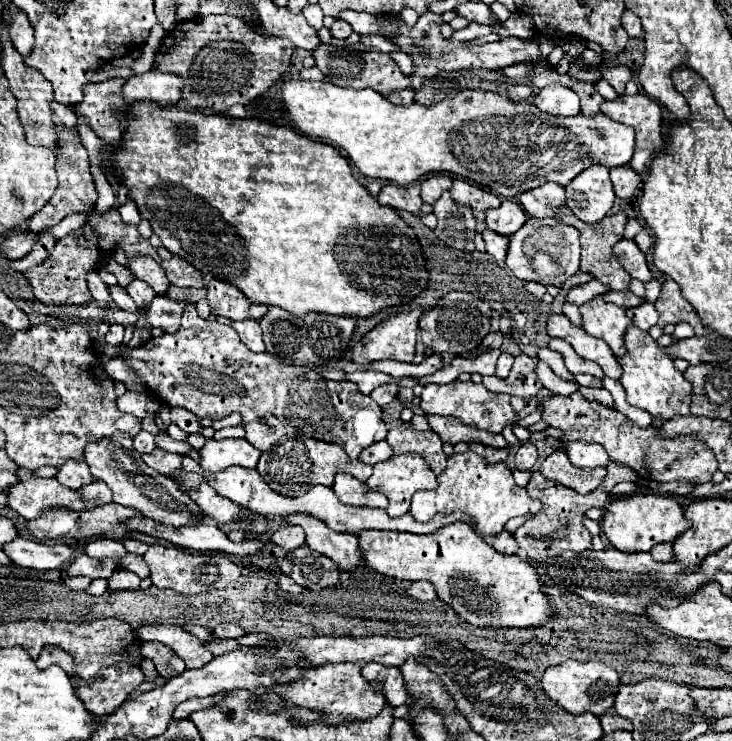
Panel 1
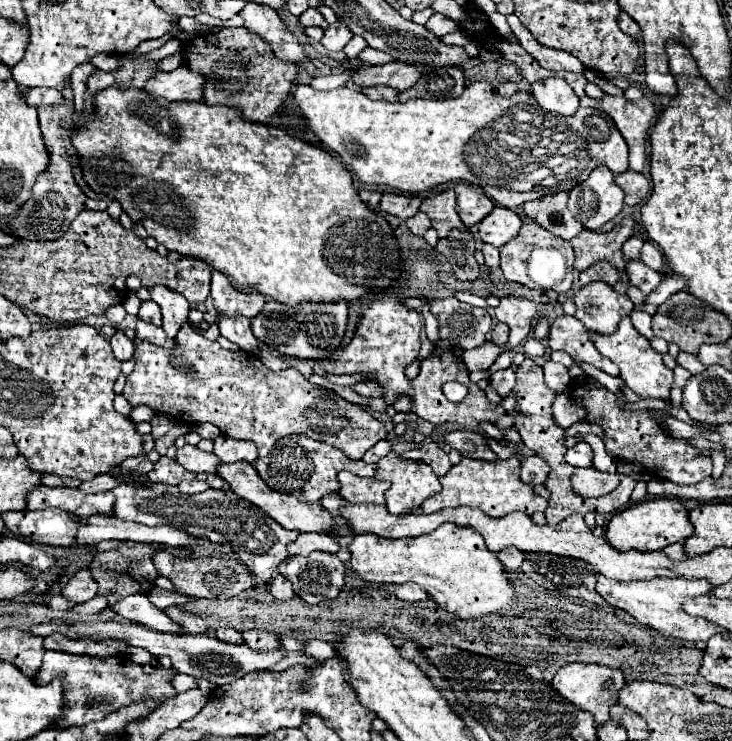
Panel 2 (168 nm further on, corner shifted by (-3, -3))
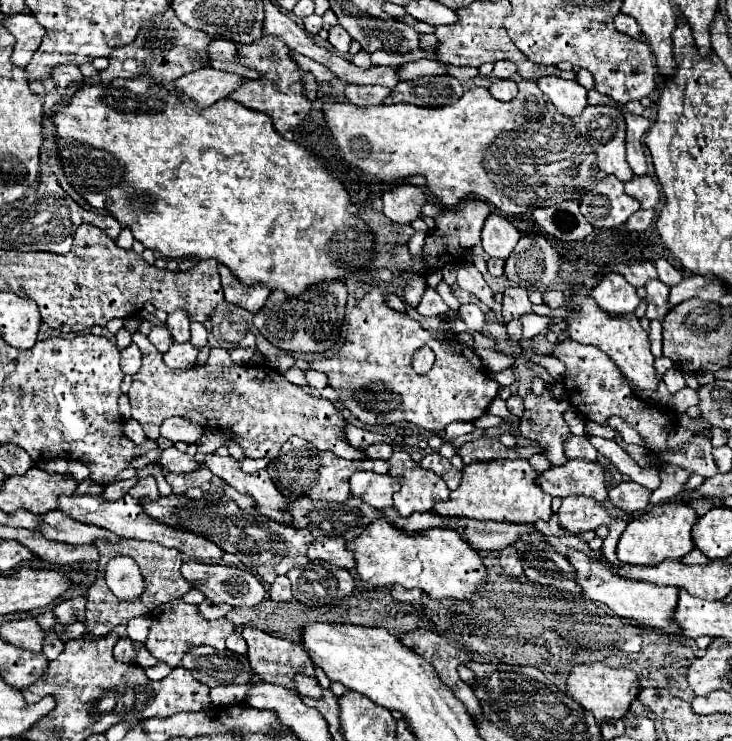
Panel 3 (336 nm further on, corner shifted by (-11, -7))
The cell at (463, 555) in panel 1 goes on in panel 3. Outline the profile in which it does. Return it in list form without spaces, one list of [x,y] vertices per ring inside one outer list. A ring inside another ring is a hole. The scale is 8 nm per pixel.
[[[375,519],[357,539],[347,543],[347,549],[355,555],[359,577],[377,587],[399,583],[405,589],[419,587],[433,599],[469,599],[487,581],[481,557],[453,529],[405,533],[385,519]]]

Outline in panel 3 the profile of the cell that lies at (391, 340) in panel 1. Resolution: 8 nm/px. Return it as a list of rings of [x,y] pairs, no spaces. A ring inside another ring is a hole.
[[[377,287],[371,293],[367,293],[349,313],[347,337],[339,353],[335,353],[329,359],[311,359],[309,367],[325,373],[329,379],[327,385],[339,393],[343,405],[353,413],[353,417],[357,417],[367,425],[395,425],[401,421],[409,421],[427,431],[439,431],[453,421],[475,421],[481,415],[485,415],[489,403],[499,393],[499,383],[489,377],[489,371],[481,363],[479,355],[461,341],[435,339],[419,325],[419,321],[389,309],[383,301],[385,293],[387,291]],[[423,345],[429,345],[433,349],[435,363],[431,371],[427,371],[425,375],[417,375],[411,367],[411,357]]]

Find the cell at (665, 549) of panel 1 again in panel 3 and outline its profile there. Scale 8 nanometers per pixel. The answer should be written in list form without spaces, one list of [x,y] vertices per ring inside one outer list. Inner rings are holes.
[[[693,549],[693,551],[687,553],[681,561],[683,561],[685,565],[707,565],[707,563],[709,563],[709,557],[703,555],[699,549]]]

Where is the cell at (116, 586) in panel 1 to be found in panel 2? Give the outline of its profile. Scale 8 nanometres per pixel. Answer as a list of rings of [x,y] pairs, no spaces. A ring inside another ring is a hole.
[[[135,593],[135,595],[127,595],[123,599],[119,599],[117,603],[113,603],[113,611],[119,613],[125,619],[143,623],[155,631],[165,631],[165,633],[181,633],[179,627],[175,625],[173,619],[169,619],[161,609],[157,609],[145,593]]]

